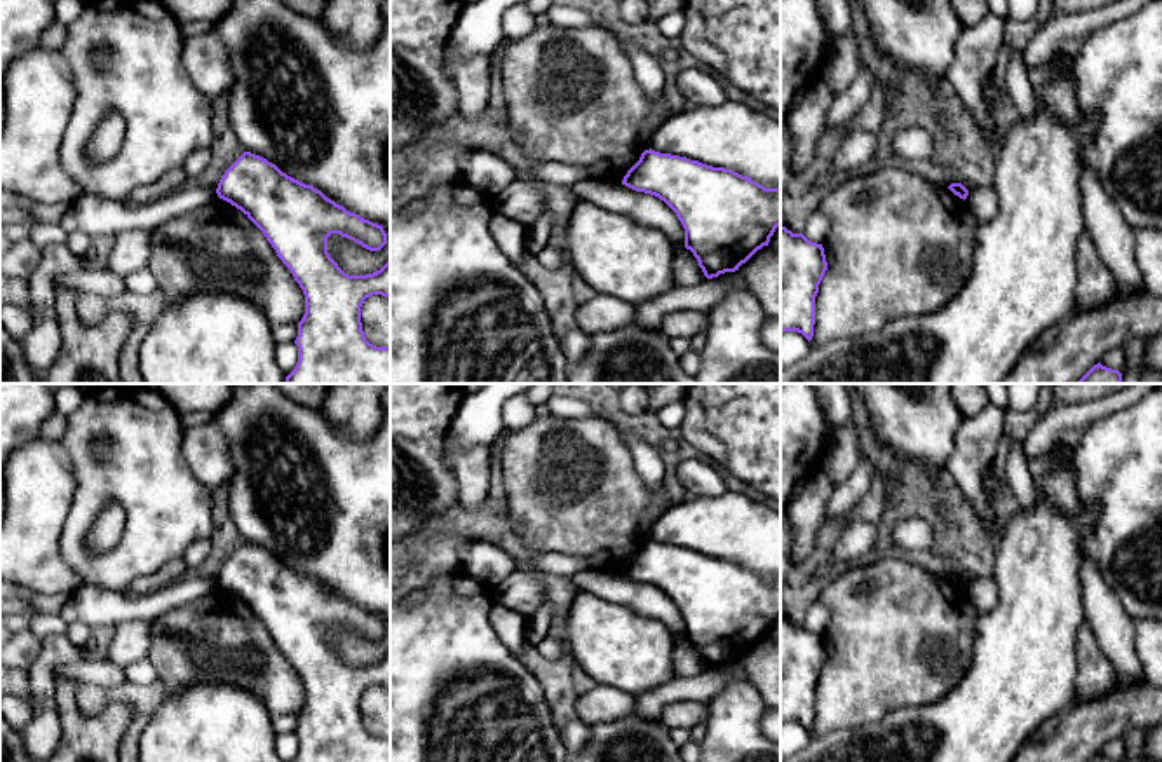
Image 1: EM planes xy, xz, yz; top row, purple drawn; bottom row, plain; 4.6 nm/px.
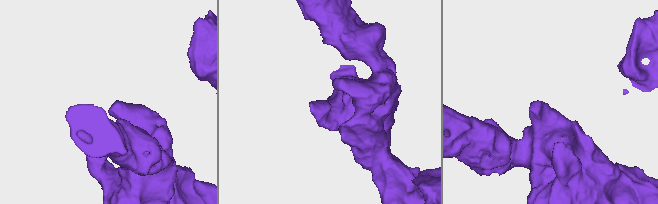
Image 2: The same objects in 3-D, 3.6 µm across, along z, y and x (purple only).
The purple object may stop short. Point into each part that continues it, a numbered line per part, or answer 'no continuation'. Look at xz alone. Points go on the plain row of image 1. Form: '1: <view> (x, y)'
no continuation

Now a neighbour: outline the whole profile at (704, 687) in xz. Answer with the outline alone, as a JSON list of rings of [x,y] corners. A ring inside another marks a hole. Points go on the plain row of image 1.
[[[716,668],[697,677],[674,677],[669,684],[636,697],[634,711],[645,720],[660,722],[662,711],[674,701],[711,703],[726,685],[726,677]]]

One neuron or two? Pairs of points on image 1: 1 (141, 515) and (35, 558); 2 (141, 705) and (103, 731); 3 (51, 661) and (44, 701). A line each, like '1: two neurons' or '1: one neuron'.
1: two neurons
2: two neurons
3: one neuron

